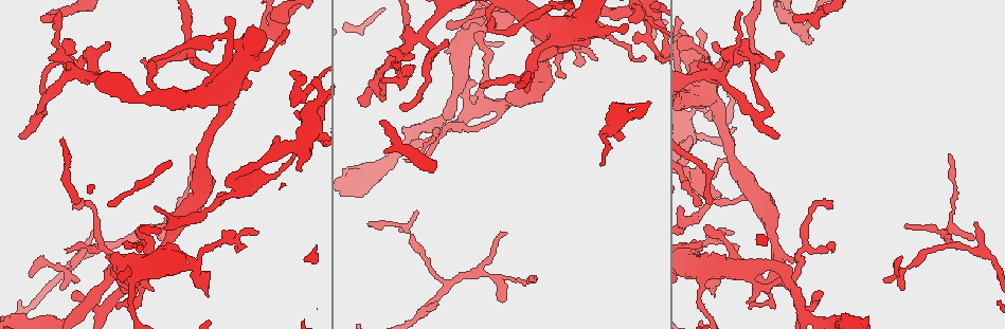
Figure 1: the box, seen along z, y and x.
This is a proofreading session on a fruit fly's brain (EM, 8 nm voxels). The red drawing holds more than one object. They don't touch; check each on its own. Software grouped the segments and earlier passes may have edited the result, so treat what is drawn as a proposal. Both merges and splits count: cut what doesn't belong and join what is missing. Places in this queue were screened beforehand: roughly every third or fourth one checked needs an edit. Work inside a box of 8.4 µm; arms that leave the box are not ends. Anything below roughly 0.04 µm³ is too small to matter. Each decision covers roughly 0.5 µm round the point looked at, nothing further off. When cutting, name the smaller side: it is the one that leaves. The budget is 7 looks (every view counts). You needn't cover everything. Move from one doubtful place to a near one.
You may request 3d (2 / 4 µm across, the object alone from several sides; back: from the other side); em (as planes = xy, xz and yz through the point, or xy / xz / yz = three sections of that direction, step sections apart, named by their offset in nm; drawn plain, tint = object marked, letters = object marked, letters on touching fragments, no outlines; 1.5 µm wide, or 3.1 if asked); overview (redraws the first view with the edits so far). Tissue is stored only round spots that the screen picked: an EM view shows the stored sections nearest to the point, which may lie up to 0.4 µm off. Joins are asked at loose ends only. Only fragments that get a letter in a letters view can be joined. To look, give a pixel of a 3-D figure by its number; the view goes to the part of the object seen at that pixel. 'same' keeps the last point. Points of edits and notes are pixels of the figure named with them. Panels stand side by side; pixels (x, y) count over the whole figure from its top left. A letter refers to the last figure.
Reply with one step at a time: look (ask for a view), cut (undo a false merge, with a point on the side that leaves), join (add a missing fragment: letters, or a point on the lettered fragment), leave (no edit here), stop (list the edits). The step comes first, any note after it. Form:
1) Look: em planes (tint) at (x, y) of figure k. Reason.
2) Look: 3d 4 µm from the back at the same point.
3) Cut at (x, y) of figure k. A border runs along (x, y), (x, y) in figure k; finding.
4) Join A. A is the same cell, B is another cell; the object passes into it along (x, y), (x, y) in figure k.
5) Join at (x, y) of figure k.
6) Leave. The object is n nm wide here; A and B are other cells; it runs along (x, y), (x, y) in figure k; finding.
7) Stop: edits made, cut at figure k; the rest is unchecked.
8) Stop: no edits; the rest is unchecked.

Look: em planes (plain) at (361, 104) of figure 1. An open end.

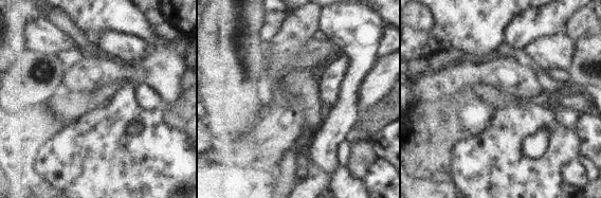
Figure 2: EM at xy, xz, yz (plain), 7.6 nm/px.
Look: em planes (letters) at the same point.

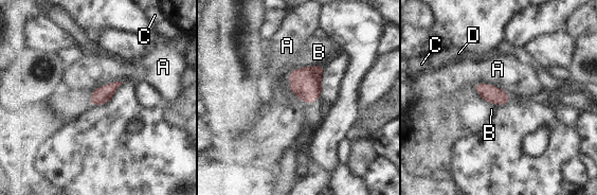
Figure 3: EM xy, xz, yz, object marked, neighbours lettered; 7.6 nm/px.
Leave. A, B, C and D are other cells; a border runs along (474, 86), (490, 84), (502, 89) in figure 3; none of them fits.

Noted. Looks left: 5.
Look: em planes (tint) at (142, 61) of figure 1. An open end.

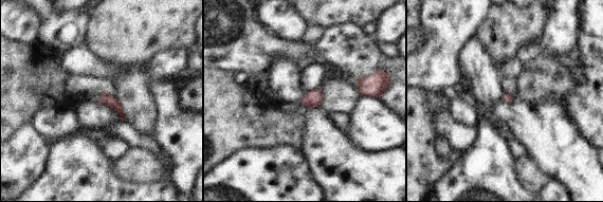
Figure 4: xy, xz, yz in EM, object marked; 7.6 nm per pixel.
Look: em planes (letters) at the same point. What lies round it.

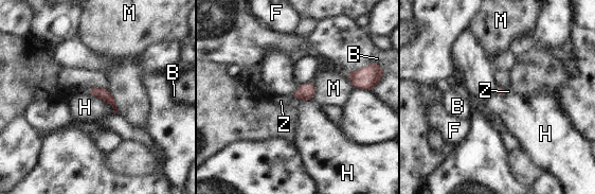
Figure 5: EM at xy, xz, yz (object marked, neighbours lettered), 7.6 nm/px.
Join at (281, 101) of figure 5. The longest contact is with H, 260 nm; Z is the same cell, B, F, H and M are other cells; the object passes into it along (306, 91), (294, 96), (281, 101) in figure 5; the neuron continues.

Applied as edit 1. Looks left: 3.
Stop: edits made, join at figure 5; the rest is unchecked.

